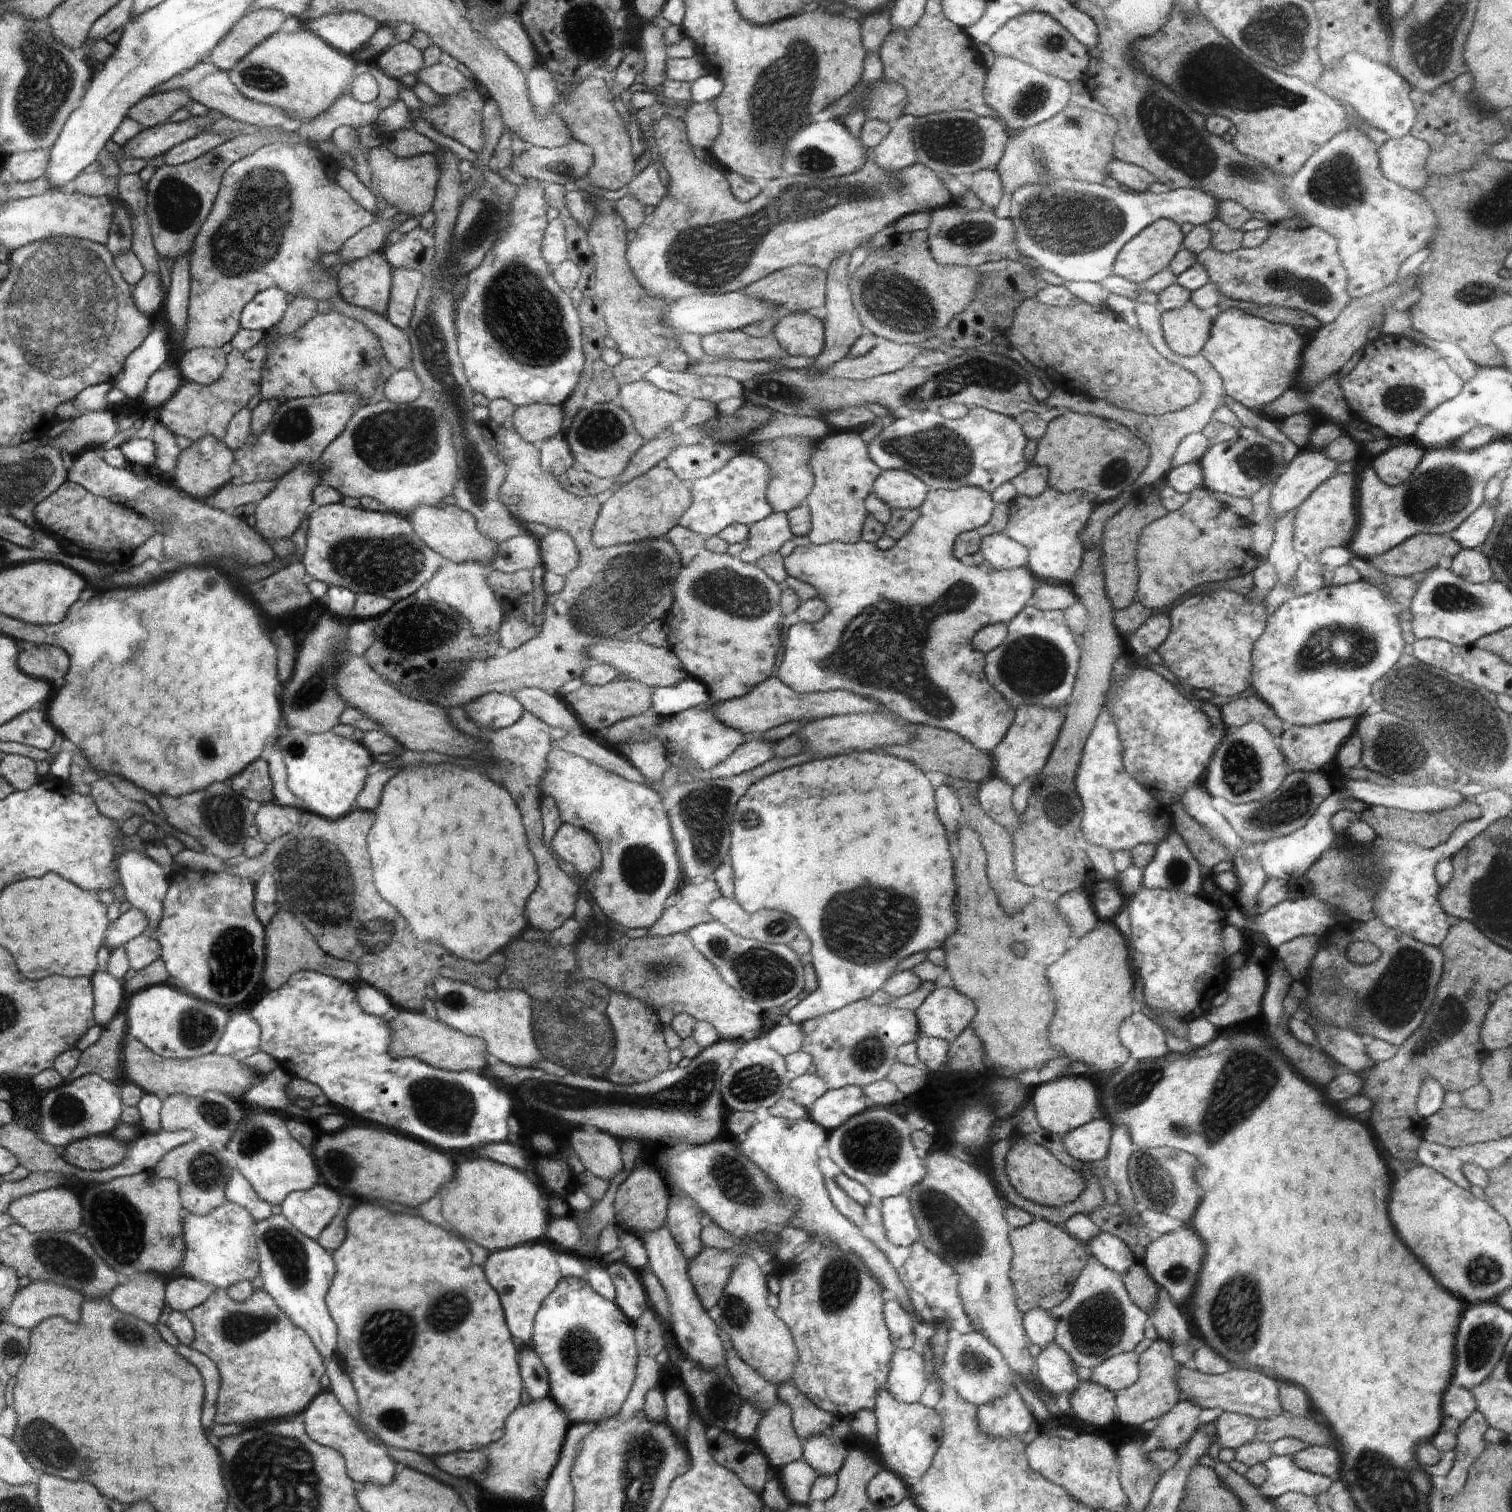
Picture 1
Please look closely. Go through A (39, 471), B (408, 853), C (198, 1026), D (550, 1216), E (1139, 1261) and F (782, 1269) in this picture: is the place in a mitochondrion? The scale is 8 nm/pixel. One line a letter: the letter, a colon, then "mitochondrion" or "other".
A: mitochondrion
B: other
C: mitochondrion
D: other
E: other
F: other

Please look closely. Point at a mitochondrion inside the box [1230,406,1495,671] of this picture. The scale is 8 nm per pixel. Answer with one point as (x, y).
(1436, 495)

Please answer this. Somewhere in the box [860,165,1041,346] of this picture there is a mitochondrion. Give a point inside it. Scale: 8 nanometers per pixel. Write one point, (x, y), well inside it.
(982, 233)

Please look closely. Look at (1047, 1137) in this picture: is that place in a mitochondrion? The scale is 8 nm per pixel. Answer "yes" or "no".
no

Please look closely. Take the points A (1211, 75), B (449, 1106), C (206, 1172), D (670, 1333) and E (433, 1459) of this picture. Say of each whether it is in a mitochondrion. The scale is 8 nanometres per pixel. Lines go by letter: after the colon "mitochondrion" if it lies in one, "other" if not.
A: mitochondrion
B: mitochondrion
C: mitochondrion
D: other
E: other

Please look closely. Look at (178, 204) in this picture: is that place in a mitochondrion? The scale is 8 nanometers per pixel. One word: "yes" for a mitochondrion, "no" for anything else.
yes

